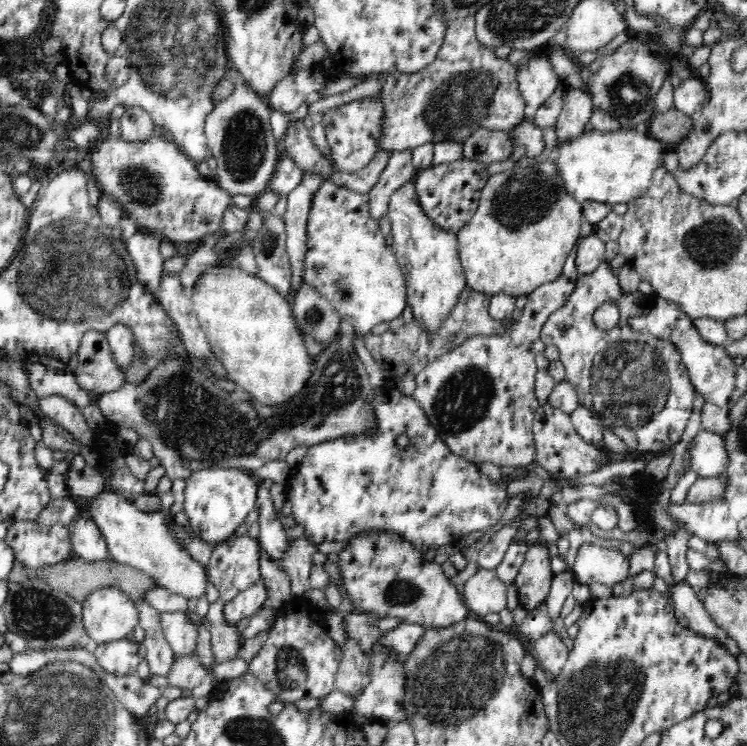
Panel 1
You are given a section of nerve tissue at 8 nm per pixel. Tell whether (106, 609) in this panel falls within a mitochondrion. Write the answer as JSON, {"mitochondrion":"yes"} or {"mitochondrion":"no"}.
{"mitochondrion":"no"}

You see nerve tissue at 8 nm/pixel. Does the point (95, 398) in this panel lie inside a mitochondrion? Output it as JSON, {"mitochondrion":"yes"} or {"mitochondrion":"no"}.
{"mitochondrion":"no"}

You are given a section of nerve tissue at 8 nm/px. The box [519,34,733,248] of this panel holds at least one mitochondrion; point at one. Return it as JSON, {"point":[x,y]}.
{"point":[630,95]}

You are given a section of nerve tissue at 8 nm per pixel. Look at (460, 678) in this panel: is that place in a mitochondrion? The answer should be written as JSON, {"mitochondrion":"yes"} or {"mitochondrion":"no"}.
{"mitochondrion":"yes"}

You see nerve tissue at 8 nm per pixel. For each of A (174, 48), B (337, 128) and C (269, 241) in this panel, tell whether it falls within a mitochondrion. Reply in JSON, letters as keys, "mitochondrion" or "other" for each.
{"A":"mitochondrion","B":"other","C":"mitochondrion"}

